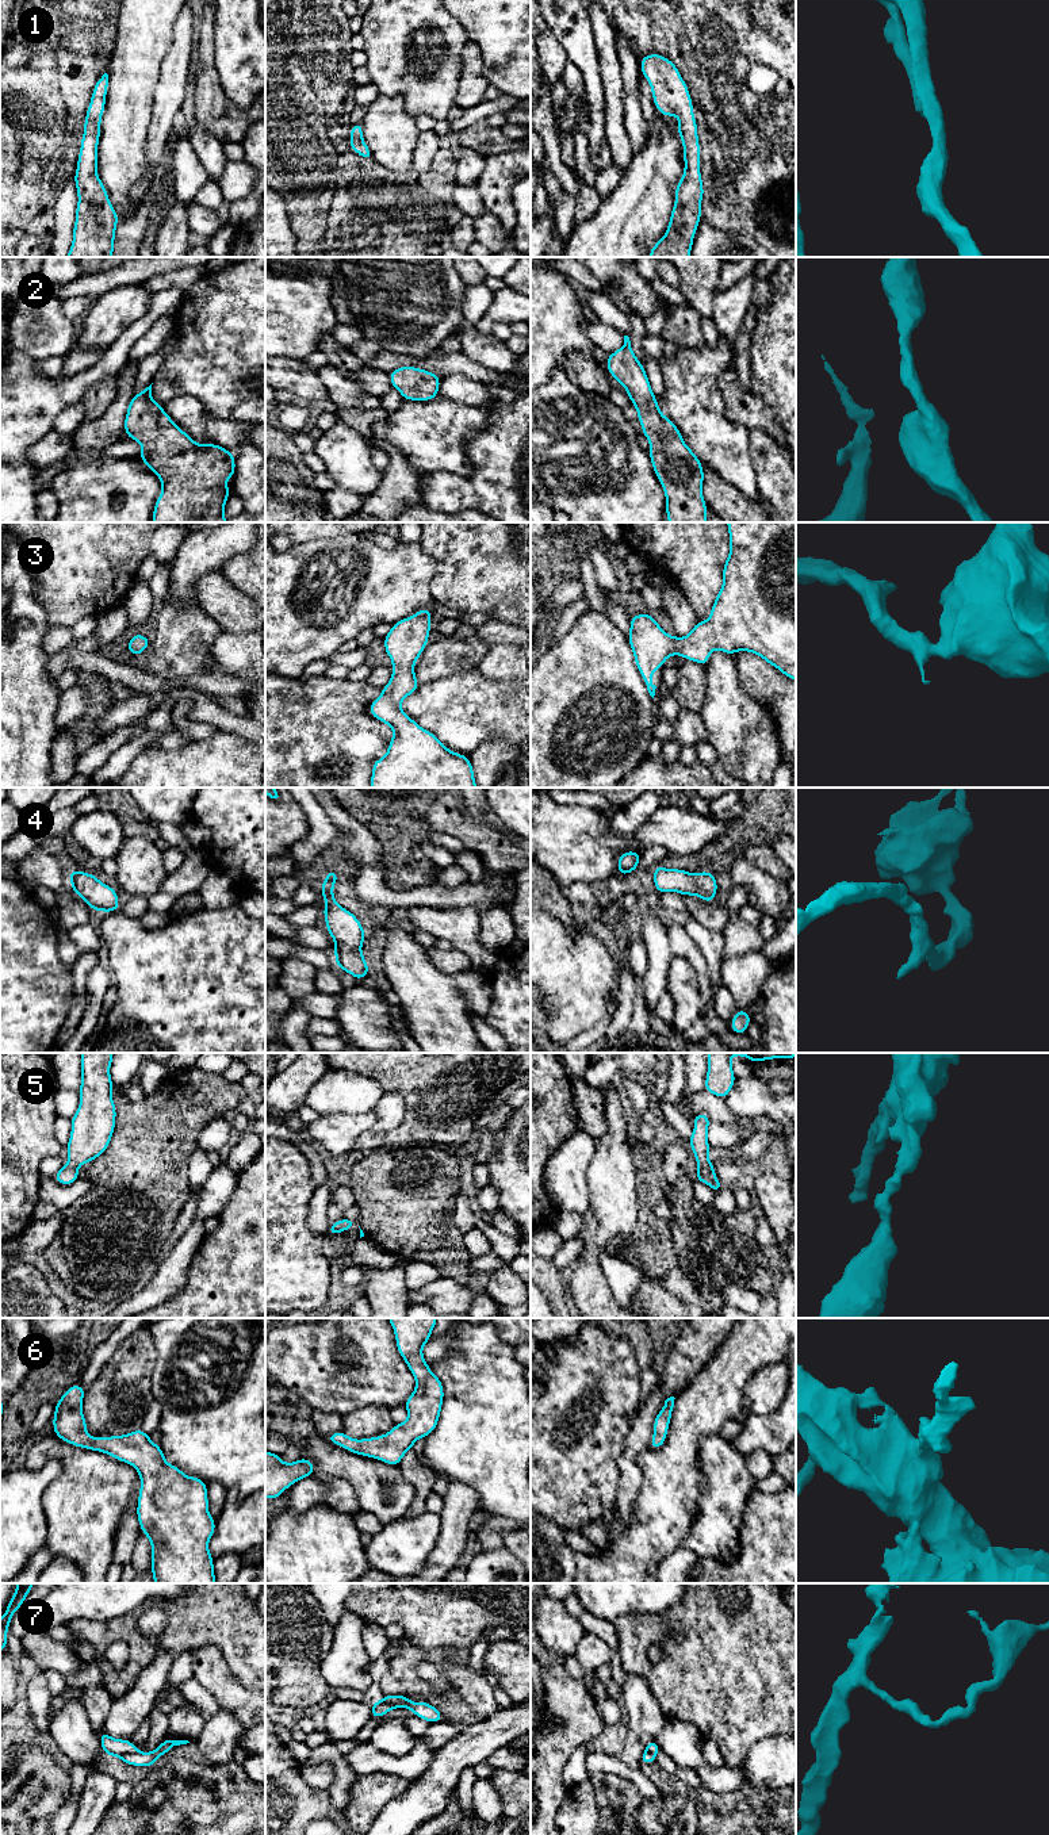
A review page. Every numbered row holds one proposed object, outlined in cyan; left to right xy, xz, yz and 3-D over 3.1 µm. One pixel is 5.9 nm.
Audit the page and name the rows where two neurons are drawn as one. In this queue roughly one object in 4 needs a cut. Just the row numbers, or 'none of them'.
7

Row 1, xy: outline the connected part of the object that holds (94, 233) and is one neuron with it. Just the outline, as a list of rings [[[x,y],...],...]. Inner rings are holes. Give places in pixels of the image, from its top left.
[[[108,74],[97,78],[84,119],[84,134],[74,173],[79,203],[73,241],[66,257],[112,257],[119,221],[104,184],[97,176],[97,146],[106,108]]]

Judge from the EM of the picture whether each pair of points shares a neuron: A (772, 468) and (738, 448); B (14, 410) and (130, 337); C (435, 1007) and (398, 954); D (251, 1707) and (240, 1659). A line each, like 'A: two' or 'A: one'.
A: two
B: one
C: one
D: two

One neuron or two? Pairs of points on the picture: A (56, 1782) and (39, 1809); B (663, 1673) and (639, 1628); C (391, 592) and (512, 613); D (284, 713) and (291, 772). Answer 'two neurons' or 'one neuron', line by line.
A: one neuron
B: one neuron
C: two neurons
D: one neuron

